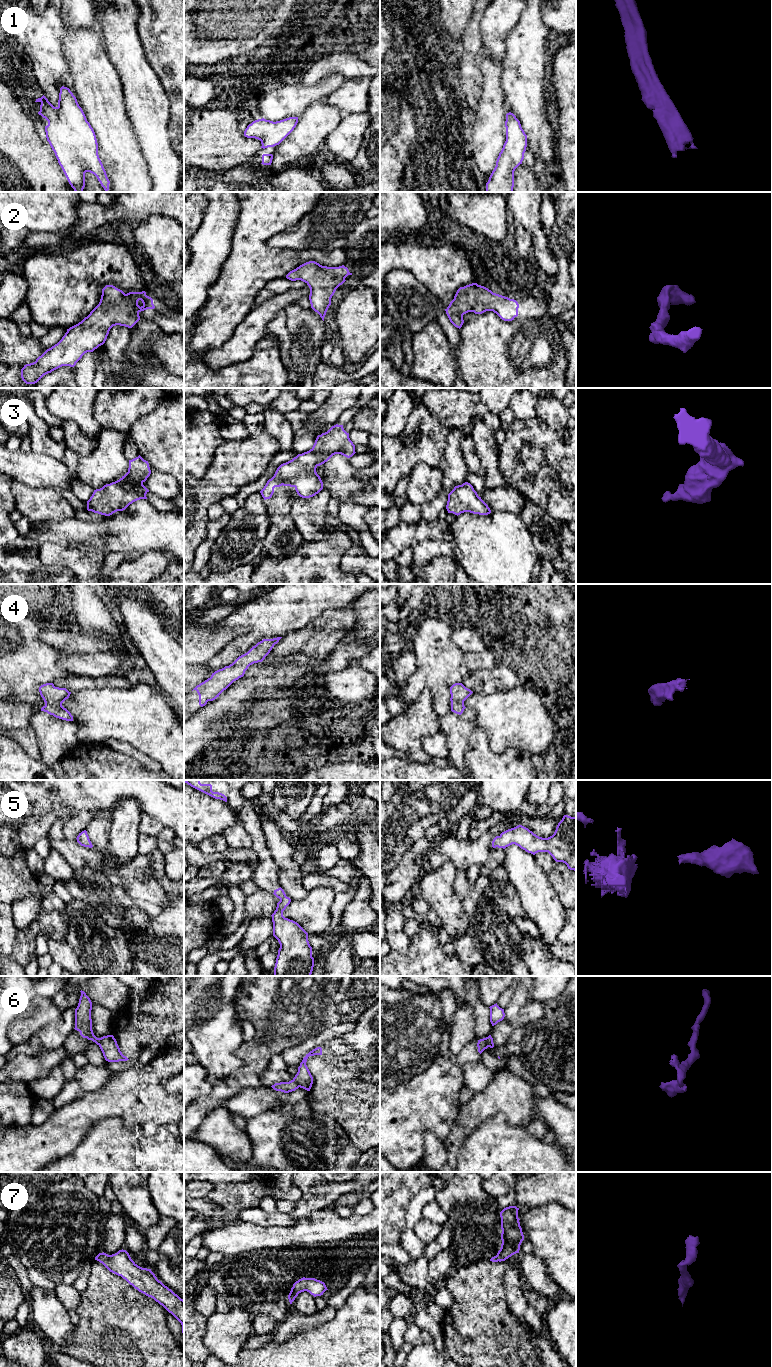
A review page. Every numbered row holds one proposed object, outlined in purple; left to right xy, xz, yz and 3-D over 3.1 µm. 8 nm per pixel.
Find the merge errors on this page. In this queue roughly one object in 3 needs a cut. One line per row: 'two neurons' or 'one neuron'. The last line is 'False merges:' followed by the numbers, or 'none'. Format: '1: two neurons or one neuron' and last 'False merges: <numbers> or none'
1: one neuron
2: one neuron
3: one neuron
4: one neuron
5: one neuron
6: two neurons
7: one neuron
False merges: 6

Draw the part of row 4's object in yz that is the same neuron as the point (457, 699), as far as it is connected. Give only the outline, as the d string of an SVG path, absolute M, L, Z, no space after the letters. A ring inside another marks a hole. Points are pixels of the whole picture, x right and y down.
M455 683L450 687L451 694L451 711L461 715L466 708L464 706L464 701L472 694L473 692L466 688L462 683Z

